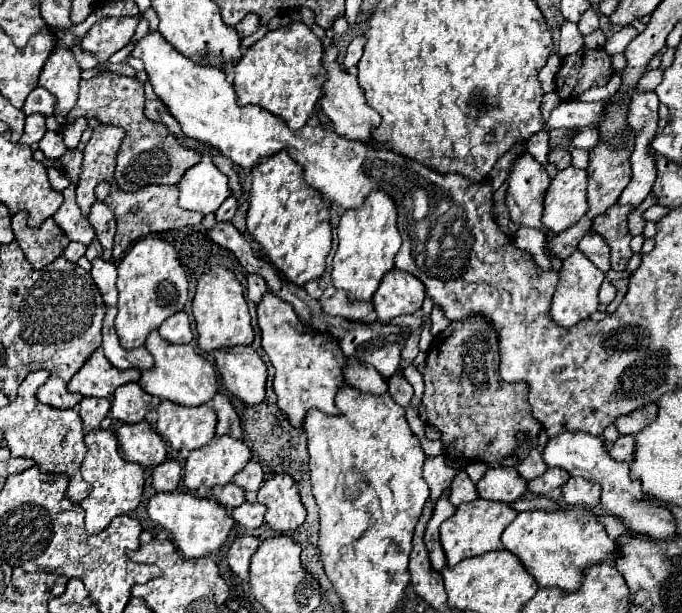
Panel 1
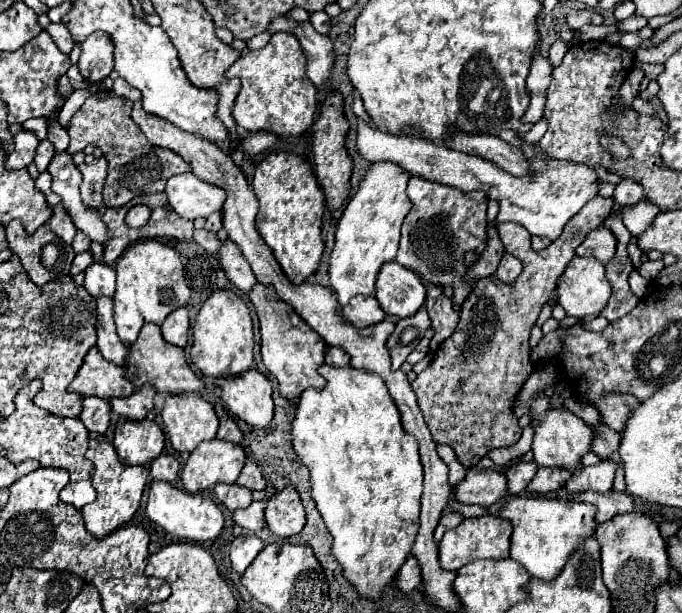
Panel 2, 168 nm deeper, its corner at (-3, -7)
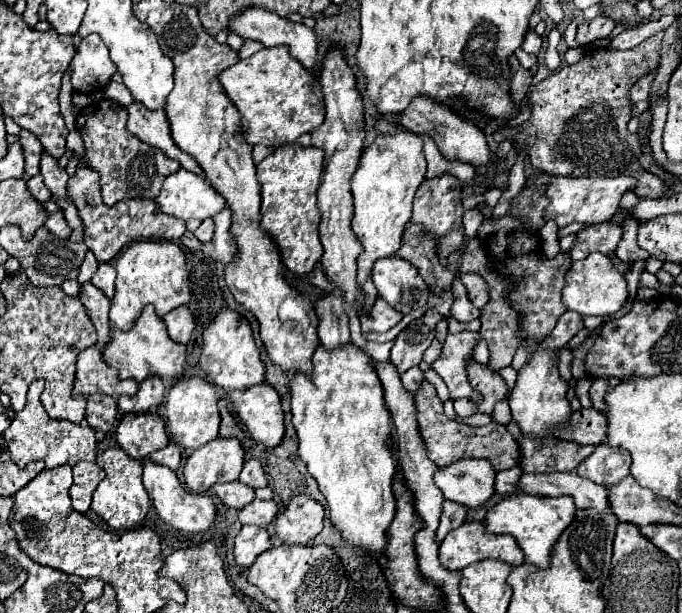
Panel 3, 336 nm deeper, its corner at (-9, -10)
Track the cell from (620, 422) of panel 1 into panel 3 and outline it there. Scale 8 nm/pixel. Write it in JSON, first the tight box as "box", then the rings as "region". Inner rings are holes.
{"box":[590,378,618,412],"region":[[[594,378],[592,380],[592,386],[590,386],[590,400],[592,400],[592,406],[600,412],[604,412],[604,394],[608,390],[608,386],[616,386],[618,384],[618,378]]]}

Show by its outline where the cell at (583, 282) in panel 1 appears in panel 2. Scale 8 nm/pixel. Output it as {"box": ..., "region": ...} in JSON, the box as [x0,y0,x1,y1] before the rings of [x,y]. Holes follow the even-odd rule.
{"box":[558,257,610,321],"region":[[[574,257],[558,279],[558,303],[578,321],[598,315],[610,299],[604,265],[594,257]]]}

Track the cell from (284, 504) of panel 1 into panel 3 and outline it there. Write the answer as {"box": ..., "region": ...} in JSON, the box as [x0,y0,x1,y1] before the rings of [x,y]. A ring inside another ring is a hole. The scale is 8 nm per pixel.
{"box":[276,494,324,544],"region":[[[306,494],[294,496],[286,512],[276,518],[276,532],[284,544],[308,544],[320,534],[324,506]]]}

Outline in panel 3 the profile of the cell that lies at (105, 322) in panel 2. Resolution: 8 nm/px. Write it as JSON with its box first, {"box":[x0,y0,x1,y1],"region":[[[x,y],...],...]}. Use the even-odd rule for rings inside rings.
{"box":[78,282,110,348],"region":[[[84,282],[80,288],[78,298],[82,300],[88,318],[92,320],[96,332],[98,332],[98,348],[102,348],[108,340],[110,340],[110,320],[108,320],[108,310],[110,310],[110,300],[102,294],[102,290],[98,290],[96,286],[92,286],[90,282]]]}

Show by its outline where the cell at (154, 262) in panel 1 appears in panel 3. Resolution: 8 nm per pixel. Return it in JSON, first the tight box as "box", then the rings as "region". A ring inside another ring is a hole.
{"box":[110,240,190,330],"region":[[[148,240],[132,242],[118,254],[114,266],[118,276],[116,276],[116,294],[110,306],[110,322],[120,330],[130,330],[138,314],[148,304],[156,308],[158,316],[164,316],[166,312],[190,300],[186,256],[180,250],[180,246],[172,242],[148,242]]]}

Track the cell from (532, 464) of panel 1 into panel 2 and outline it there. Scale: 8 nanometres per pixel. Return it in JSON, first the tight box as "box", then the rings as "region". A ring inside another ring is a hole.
{"box":[506,461,538,495],"region":[[[532,461],[532,463],[518,463],[518,465],[514,465],[514,467],[510,467],[508,471],[506,471],[506,479],[508,479],[508,491],[510,491],[510,495],[518,495],[518,493],[522,493],[524,489],[526,489],[526,485],[534,479],[534,475],[536,475],[536,471],[538,471],[538,467],[536,467],[536,463]]]}

